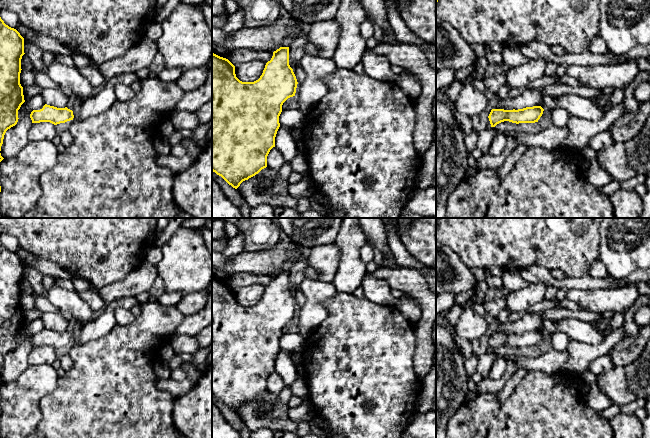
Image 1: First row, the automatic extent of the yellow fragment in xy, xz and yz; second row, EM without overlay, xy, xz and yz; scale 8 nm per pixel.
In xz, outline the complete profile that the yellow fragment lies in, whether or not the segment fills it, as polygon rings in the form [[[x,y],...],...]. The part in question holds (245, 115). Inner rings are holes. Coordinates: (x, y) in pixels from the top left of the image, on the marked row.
[[[289,47],[273,52],[262,75],[254,82],[242,82],[235,74],[235,66],[226,58],[212,53],[212,171],[237,189],[240,184],[267,167],[267,156],[275,147],[275,137],[280,127],[279,116],[283,103],[295,96],[297,79],[289,65]]]

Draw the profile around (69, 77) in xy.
[[[54,61],[46,71],[59,88],[70,89],[74,96],[86,99],[92,95],[94,87],[80,74],[76,66],[66,66]]]

